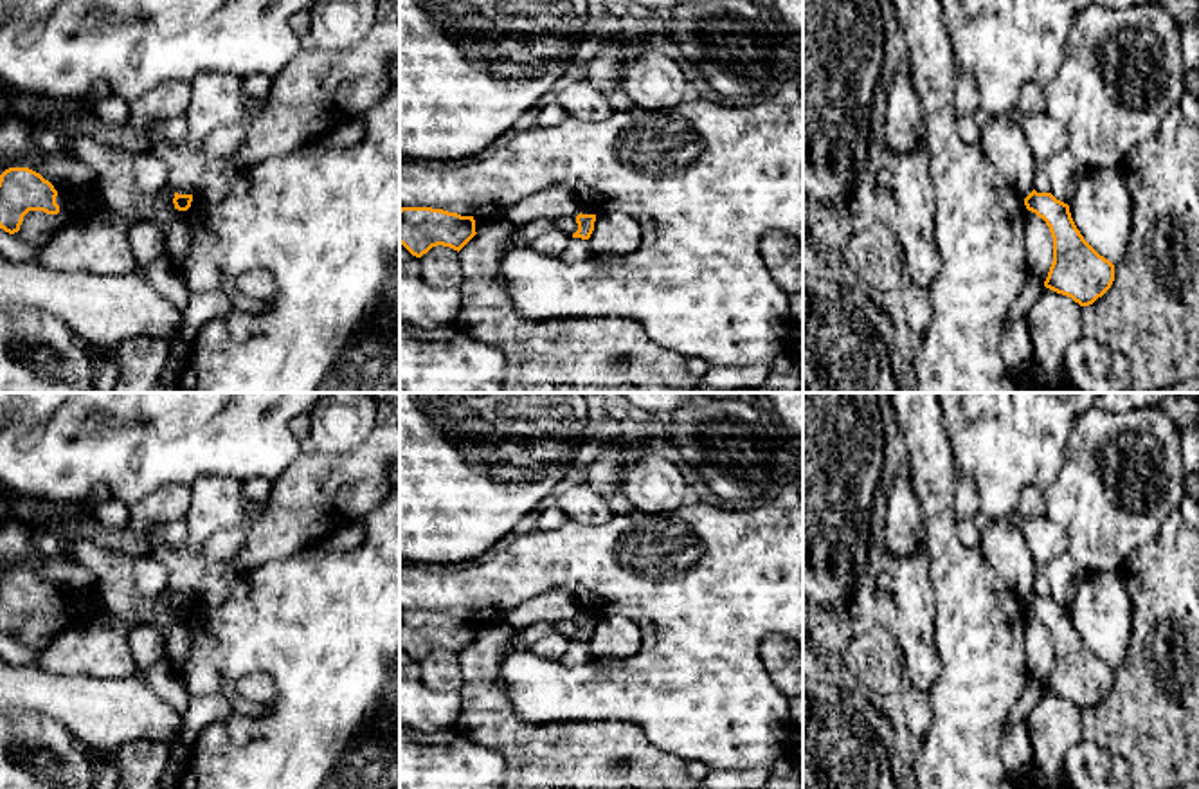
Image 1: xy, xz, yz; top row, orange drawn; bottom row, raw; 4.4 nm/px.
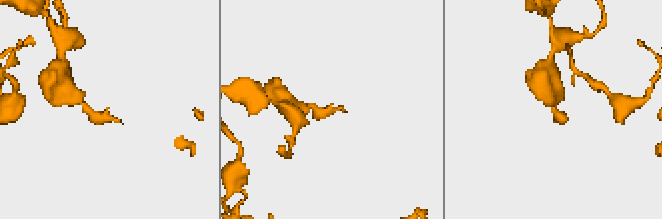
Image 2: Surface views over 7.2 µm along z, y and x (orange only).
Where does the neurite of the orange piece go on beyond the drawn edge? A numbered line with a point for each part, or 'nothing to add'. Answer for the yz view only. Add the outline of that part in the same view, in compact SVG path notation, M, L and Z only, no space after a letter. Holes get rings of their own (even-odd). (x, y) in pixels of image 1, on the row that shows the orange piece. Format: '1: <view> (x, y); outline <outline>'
nothing to add

